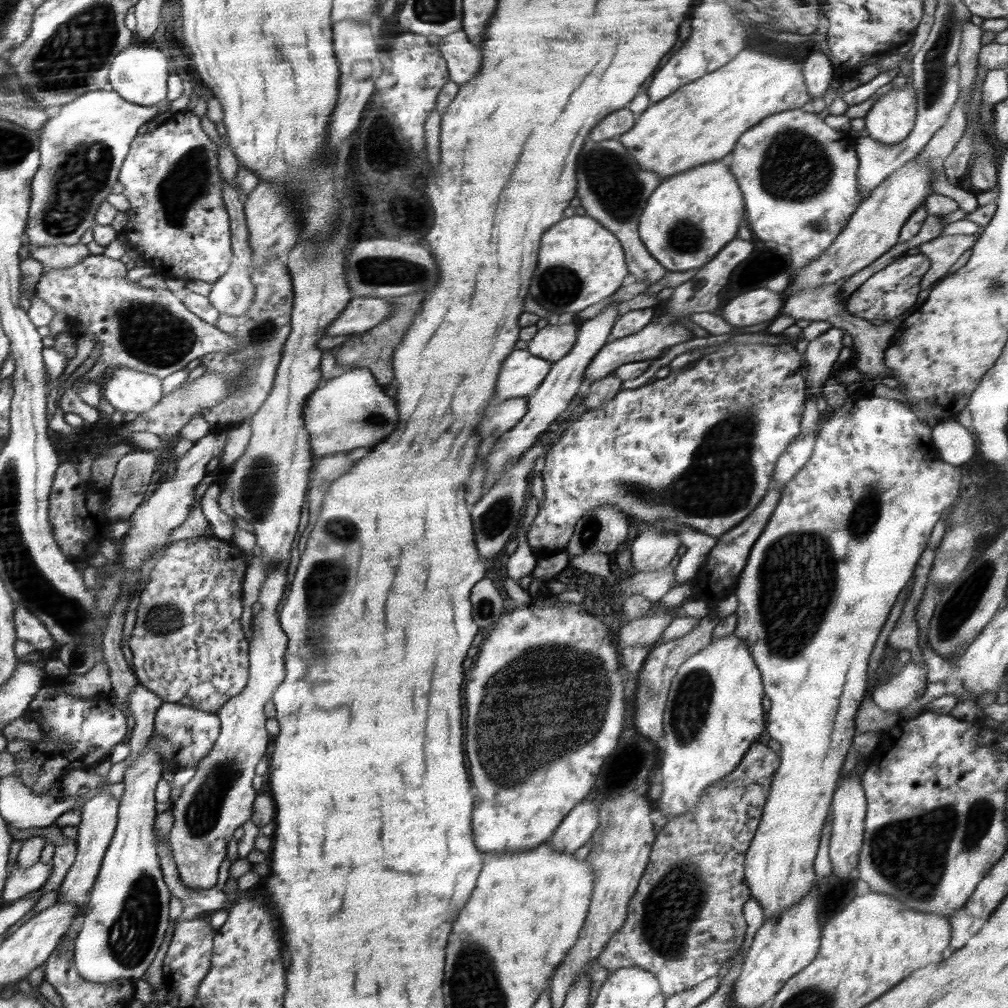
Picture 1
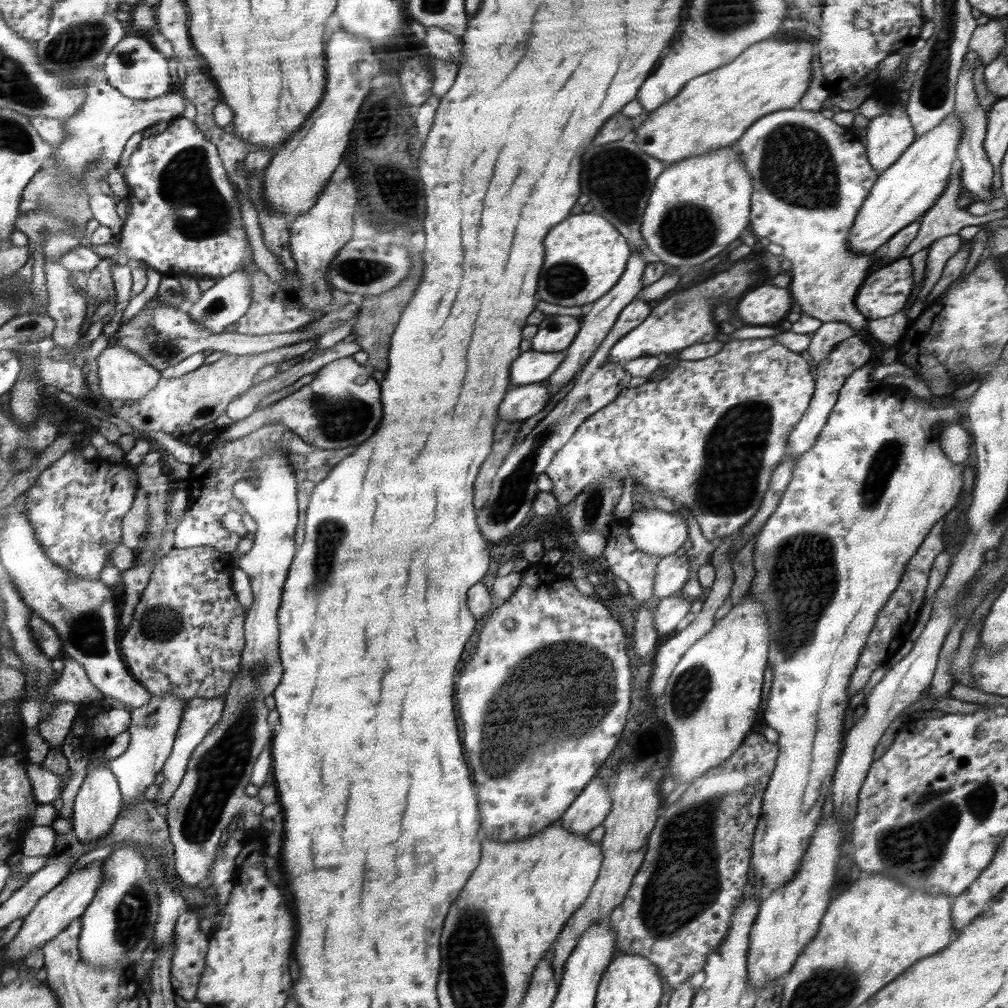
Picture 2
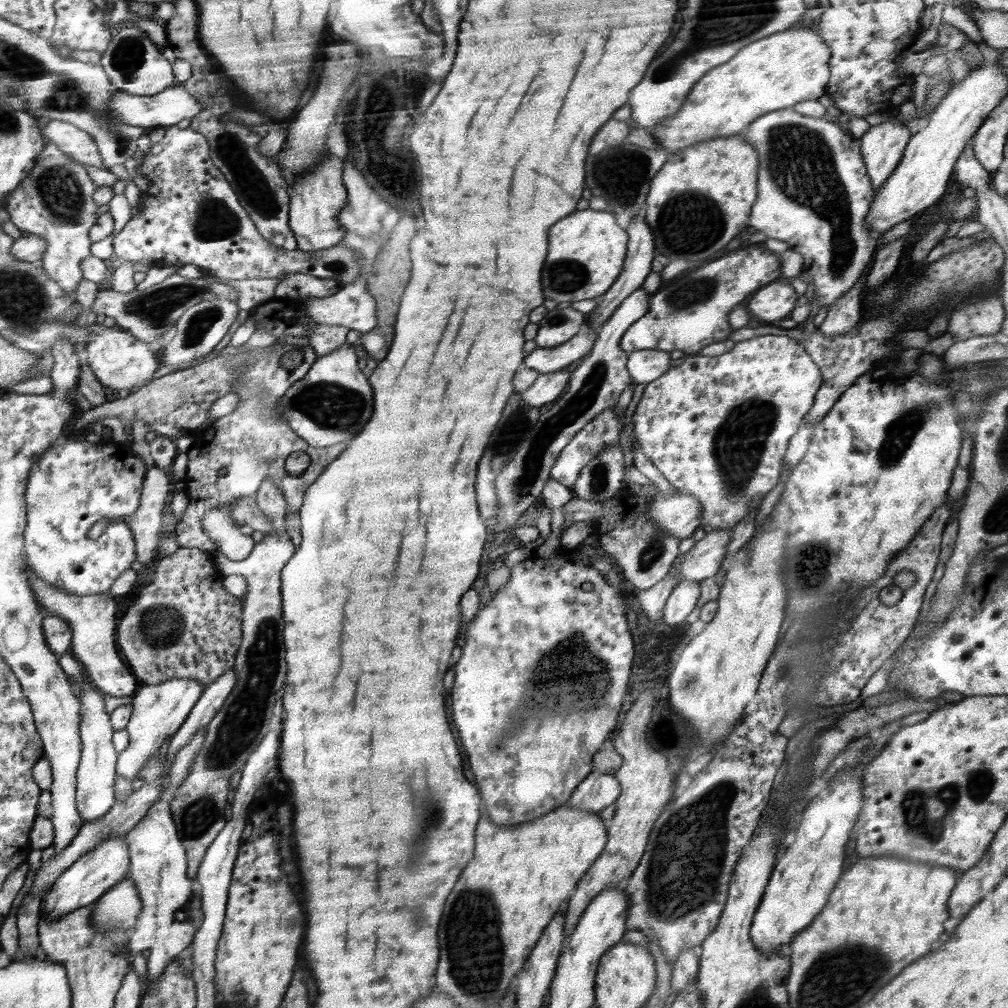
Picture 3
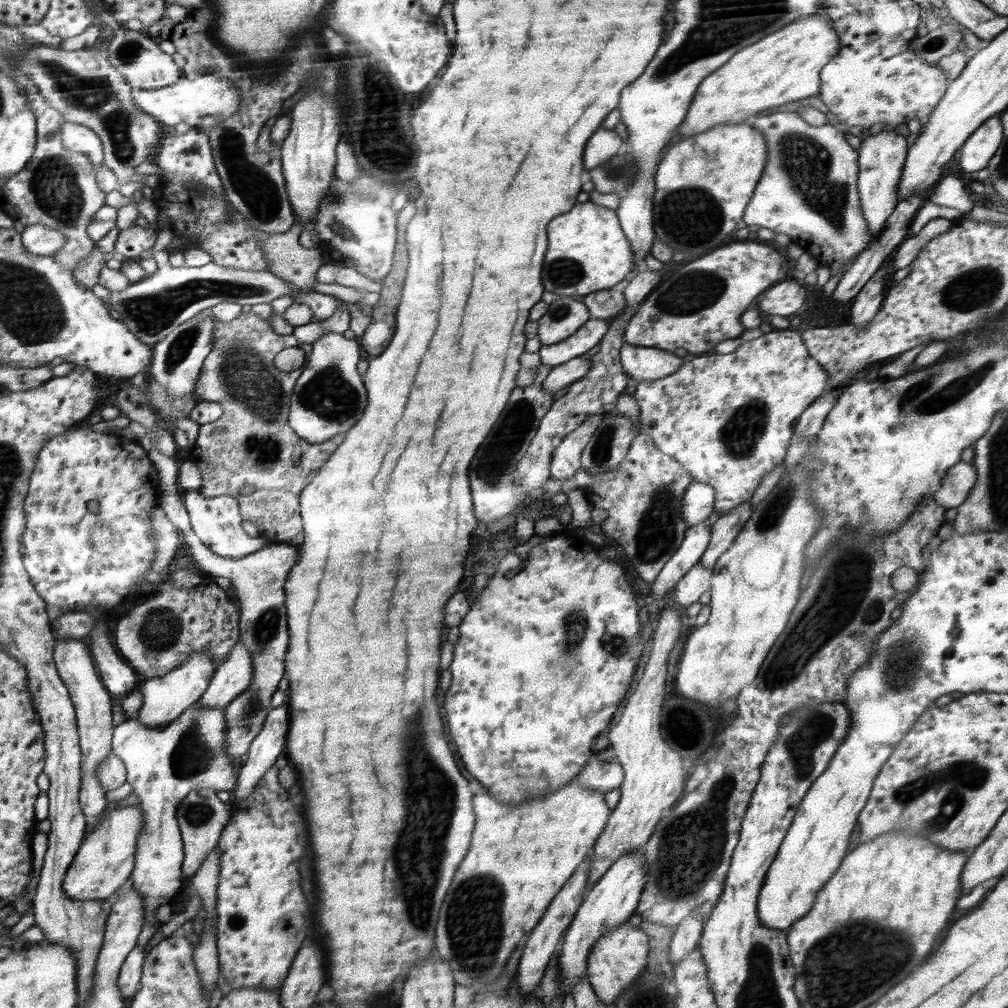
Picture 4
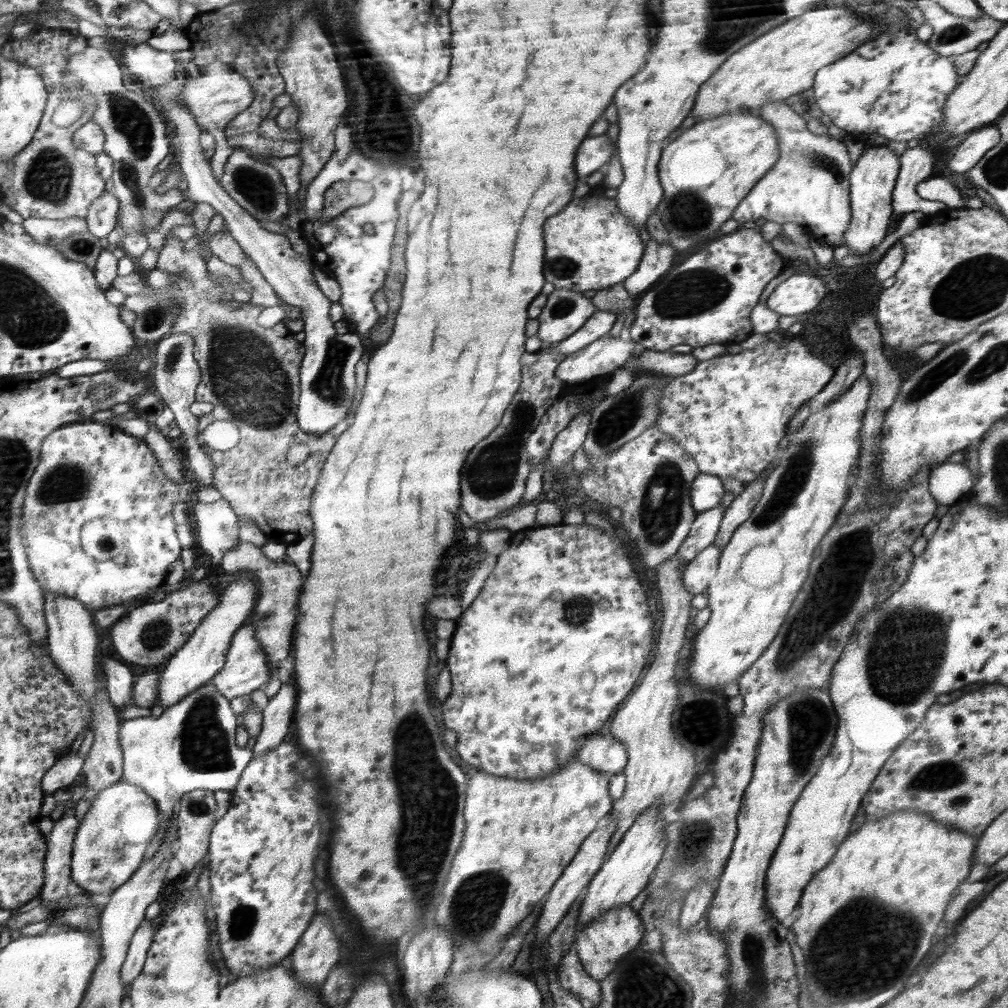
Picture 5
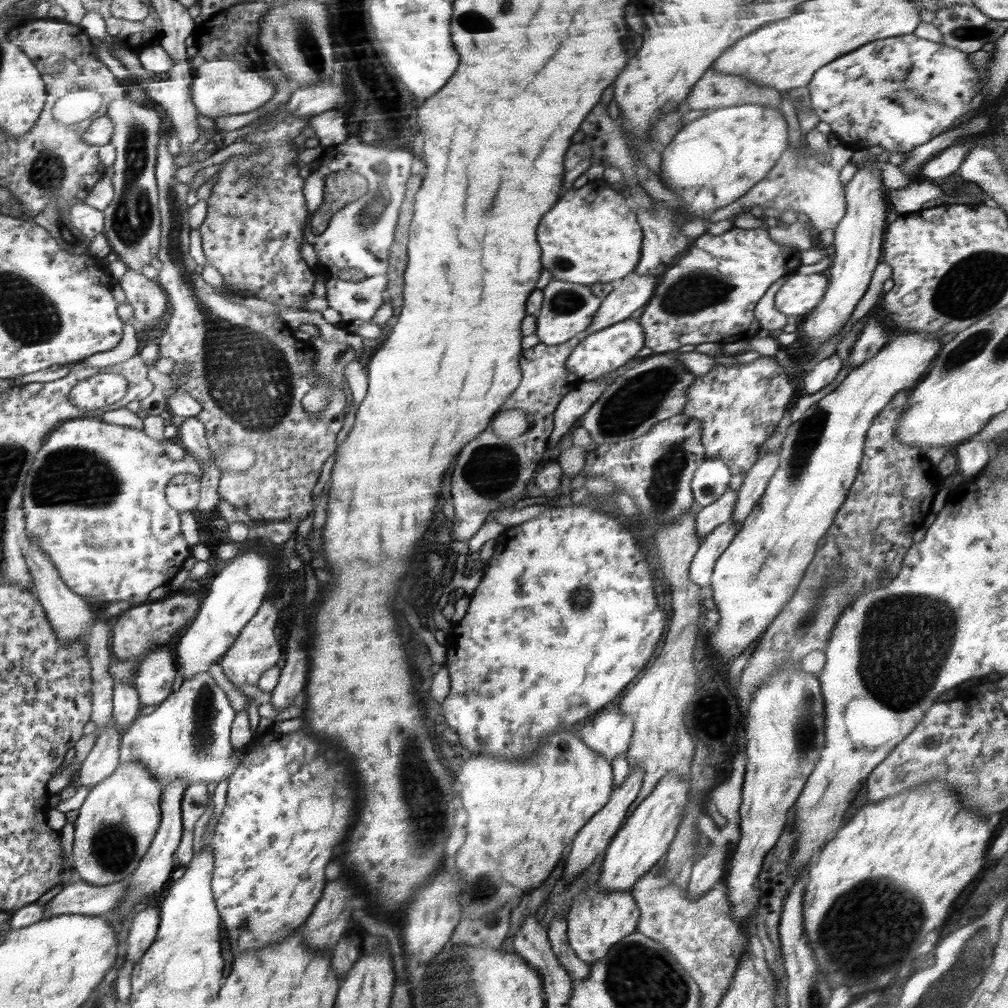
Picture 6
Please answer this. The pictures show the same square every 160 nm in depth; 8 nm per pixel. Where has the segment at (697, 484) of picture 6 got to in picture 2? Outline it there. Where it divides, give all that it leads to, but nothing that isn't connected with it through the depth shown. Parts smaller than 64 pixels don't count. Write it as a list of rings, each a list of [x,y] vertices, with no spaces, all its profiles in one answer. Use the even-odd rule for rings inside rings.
[[[654,509],[633,511],[627,522],[628,533],[639,550],[667,557],[688,540],[688,525],[678,511]]]

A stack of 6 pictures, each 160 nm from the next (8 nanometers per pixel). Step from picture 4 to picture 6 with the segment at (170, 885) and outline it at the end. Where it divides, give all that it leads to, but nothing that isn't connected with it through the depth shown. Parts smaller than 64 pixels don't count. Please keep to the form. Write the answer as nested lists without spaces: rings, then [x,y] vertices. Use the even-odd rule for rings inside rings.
[[[200,672],[195,676],[184,678],[178,691],[166,697],[150,714],[140,715],[130,726],[121,731],[119,746],[119,762],[139,762],[164,787],[177,778],[187,778],[191,783],[210,783],[229,780],[236,767],[246,753],[257,745],[253,741],[242,749],[232,748],[230,744],[230,728],[236,712],[224,691],[216,684],[214,677],[208,672]]]

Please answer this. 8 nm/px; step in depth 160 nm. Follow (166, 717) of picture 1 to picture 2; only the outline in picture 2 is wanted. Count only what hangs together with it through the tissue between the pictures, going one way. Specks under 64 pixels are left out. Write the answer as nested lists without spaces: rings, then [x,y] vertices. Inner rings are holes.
[[[223,694],[218,698],[196,698],[187,702],[183,720],[175,738],[174,748],[171,750],[171,756],[164,765],[163,771],[166,781],[158,784],[160,791],[158,791],[156,799],[152,800],[155,806],[166,804],[174,796],[175,790],[183,780],[183,777],[186,776],[187,765],[191,762],[191,756],[199,748],[199,745],[206,740],[206,735],[210,732],[210,729],[220,720],[225,700],[225,694]]]

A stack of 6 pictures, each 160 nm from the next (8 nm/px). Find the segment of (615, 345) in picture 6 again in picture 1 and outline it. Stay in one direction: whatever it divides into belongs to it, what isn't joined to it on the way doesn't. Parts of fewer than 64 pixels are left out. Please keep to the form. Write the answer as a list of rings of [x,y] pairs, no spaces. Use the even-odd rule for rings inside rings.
[[[517,397],[501,402],[496,406],[490,405],[484,410],[483,422],[477,432],[482,435],[482,440],[489,436],[499,436],[508,433],[528,410],[528,397]]]

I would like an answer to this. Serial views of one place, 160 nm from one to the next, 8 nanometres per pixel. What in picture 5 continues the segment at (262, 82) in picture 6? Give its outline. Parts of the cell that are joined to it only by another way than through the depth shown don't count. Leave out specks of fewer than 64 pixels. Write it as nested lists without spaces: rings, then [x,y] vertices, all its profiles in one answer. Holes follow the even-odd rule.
[[[214,61],[205,70],[204,74],[196,78],[188,78],[183,84],[183,92],[179,94],[179,98],[191,112],[196,124],[215,135],[215,151],[209,162],[212,175],[220,182],[224,174],[224,164],[228,162],[230,153],[234,152],[234,147],[228,146],[225,138],[226,126],[237,114],[251,106],[255,93],[251,81],[226,63]]]

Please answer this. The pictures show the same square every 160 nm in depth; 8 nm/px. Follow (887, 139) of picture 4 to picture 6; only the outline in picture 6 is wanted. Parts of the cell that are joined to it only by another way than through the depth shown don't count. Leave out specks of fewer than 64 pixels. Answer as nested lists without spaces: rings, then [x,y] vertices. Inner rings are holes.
[[[859,167],[851,180],[845,185],[846,212],[835,228],[834,257],[826,271],[829,285],[821,301],[806,315],[804,332],[810,344],[822,344],[836,335],[849,321],[857,302],[869,287],[873,270],[880,262],[883,238],[888,227],[886,216],[891,209],[888,196],[882,191],[883,182],[878,168]]]

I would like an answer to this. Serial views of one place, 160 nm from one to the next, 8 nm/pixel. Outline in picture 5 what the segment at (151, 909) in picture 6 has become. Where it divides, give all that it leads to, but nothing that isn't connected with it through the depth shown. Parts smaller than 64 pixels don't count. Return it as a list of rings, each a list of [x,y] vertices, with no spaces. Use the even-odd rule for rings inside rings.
[[[150,920],[143,922],[139,929],[132,937],[131,946],[127,952],[127,958],[123,962],[122,973],[120,980],[122,983],[127,983],[129,986],[138,977],[144,966],[148,949],[153,943],[156,927],[152,926]]]

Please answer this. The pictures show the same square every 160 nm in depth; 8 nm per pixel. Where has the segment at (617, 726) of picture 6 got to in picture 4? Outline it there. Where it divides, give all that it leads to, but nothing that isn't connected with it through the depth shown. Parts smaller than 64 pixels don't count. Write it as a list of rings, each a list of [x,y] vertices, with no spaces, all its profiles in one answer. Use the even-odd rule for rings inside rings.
[[[591,757],[582,772],[576,778],[580,785],[591,790],[600,790],[605,794],[609,790],[619,788],[623,781],[623,768],[615,759],[612,762],[602,762]]]

